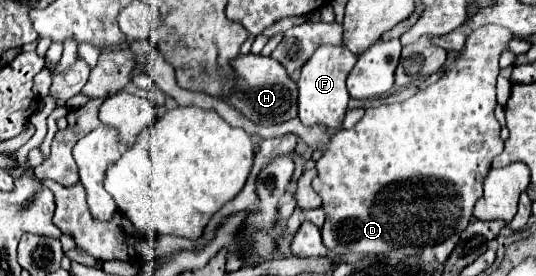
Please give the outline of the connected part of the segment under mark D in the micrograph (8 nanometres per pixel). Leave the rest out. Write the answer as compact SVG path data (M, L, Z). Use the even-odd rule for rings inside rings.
M483 26L469 34L465 48L459 52L457 62L443 70L443 76L425 90L419 90L415 96L403 104L381 104L367 108L365 116L349 130L339 130L335 136L327 138L327 130L321 126L307 128L301 122L289 120L281 126L257 126L247 120L235 108L225 104L219 98L211 98L201 92L187 92L175 82L173 68L165 64L163 56L155 56L143 66L143 72L151 74L157 88L173 96L181 106L195 106L203 110L215 110L231 126L243 128L249 136L261 138L279 138L285 134L297 134L305 144L319 146L325 154L317 160L317 178L313 180L315 192L323 200L325 224L321 228L323 244L337 256L357 252L357 254L385 254L395 248L403 248L409 254L417 254L419 248L437 246L455 232L463 232L473 218L473 206L483 194L483 180L491 168L491 160L503 152L503 140L499 138L499 122L493 114L495 110L495 78L499 76L499 56L505 52L507 44L515 40L509 30L501 26Z

